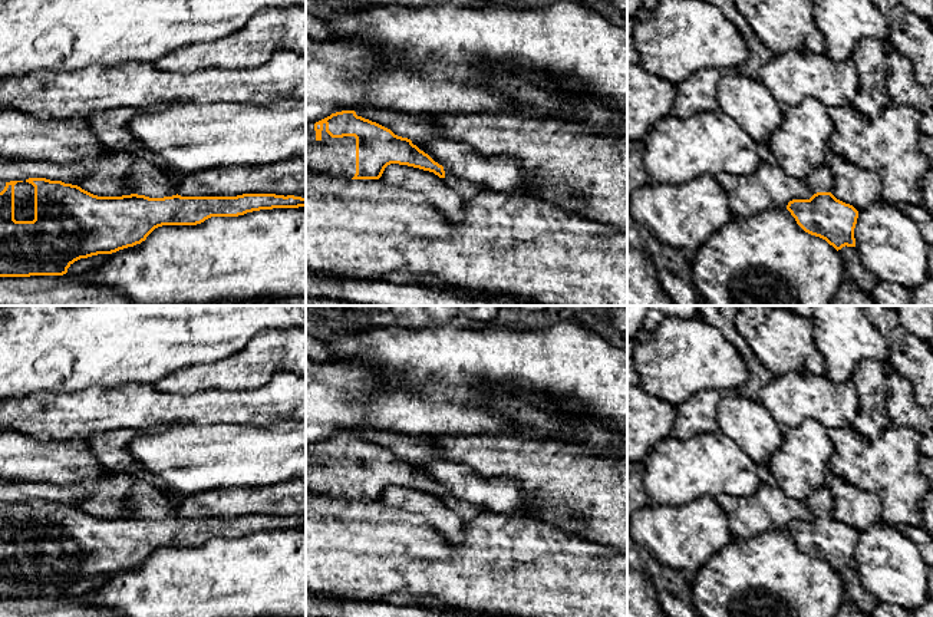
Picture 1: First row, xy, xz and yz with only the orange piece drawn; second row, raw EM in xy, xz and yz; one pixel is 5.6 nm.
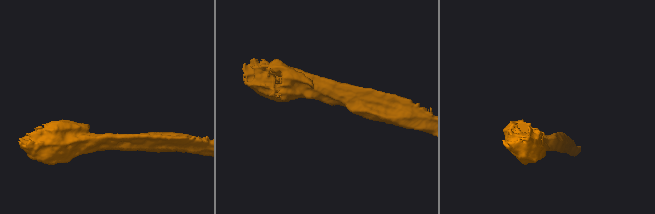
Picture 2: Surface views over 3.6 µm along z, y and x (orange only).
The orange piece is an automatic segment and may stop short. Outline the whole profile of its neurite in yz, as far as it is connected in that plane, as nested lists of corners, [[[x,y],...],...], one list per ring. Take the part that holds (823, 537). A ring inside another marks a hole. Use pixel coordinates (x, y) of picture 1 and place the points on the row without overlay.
[[[828,486],[810,494],[805,504],[814,517],[810,521],[792,521],[787,527],[797,545],[805,554],[825,561],[837,573],[845,567],[855,568],[858,532],[831,515],[834,499]]]

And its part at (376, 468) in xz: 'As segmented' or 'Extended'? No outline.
Extended

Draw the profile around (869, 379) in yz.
[[[863,360],[851,379],[860,397],[860,413],[851,428],[860,435],[876,439],[890,425],[886,409],[886,367],[884,362]]]

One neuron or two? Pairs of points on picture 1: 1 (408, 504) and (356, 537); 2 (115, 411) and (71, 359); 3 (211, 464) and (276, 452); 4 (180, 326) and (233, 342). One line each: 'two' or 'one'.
1: two
2: two
3: one
4: one

